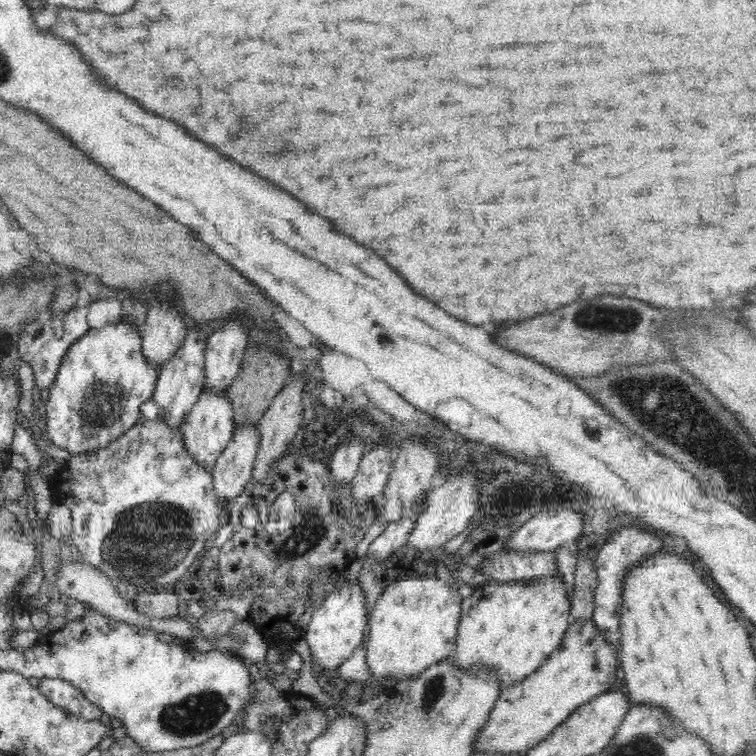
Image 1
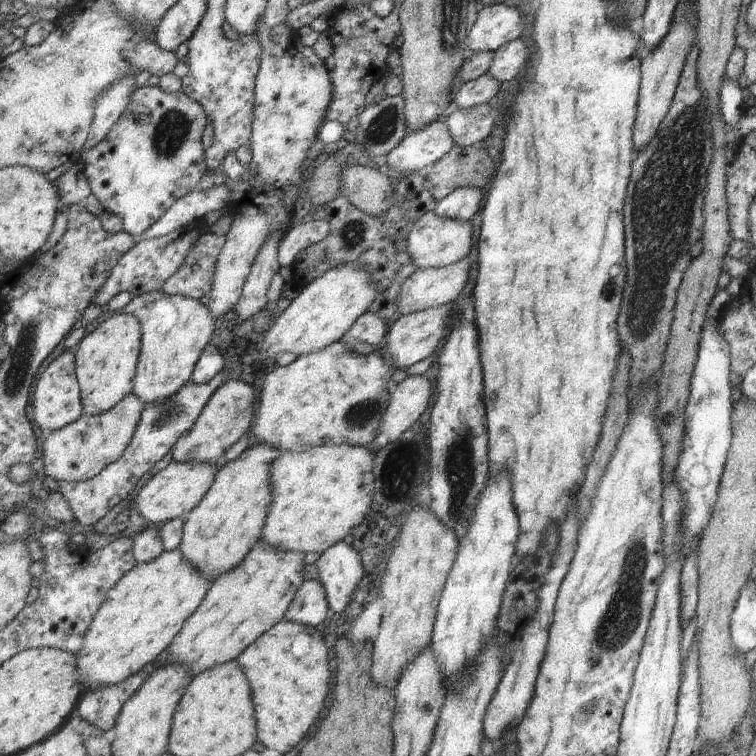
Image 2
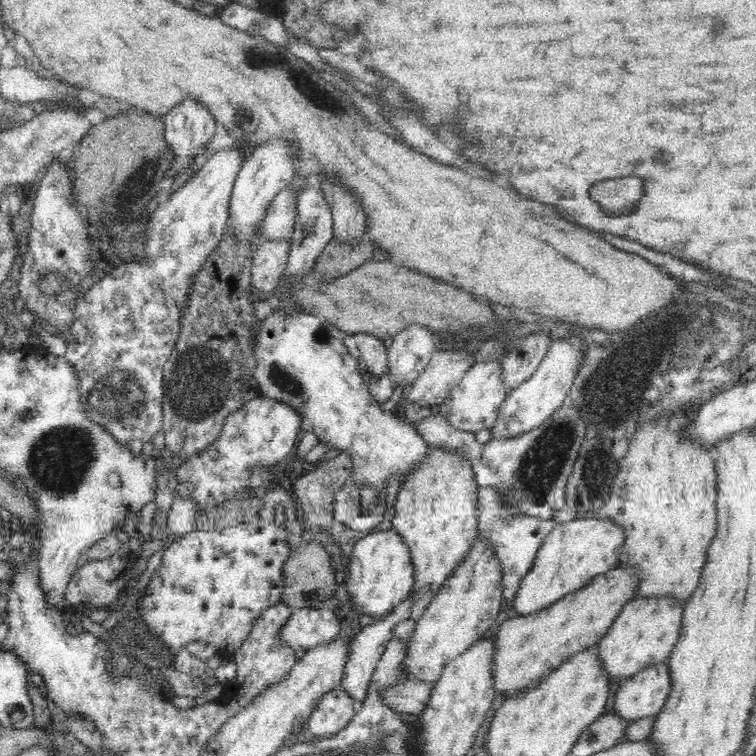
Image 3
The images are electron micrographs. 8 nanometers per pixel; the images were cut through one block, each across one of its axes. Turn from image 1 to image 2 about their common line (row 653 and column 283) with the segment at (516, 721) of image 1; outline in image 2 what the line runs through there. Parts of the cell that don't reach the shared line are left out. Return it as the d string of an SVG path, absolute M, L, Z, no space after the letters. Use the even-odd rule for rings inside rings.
M263 538L238 568L220 576L200 610L188 620L162 662L186 664L196 675L220 664L236 661L273 628L287 618L296 594L306 582L306 554L284 552Z

